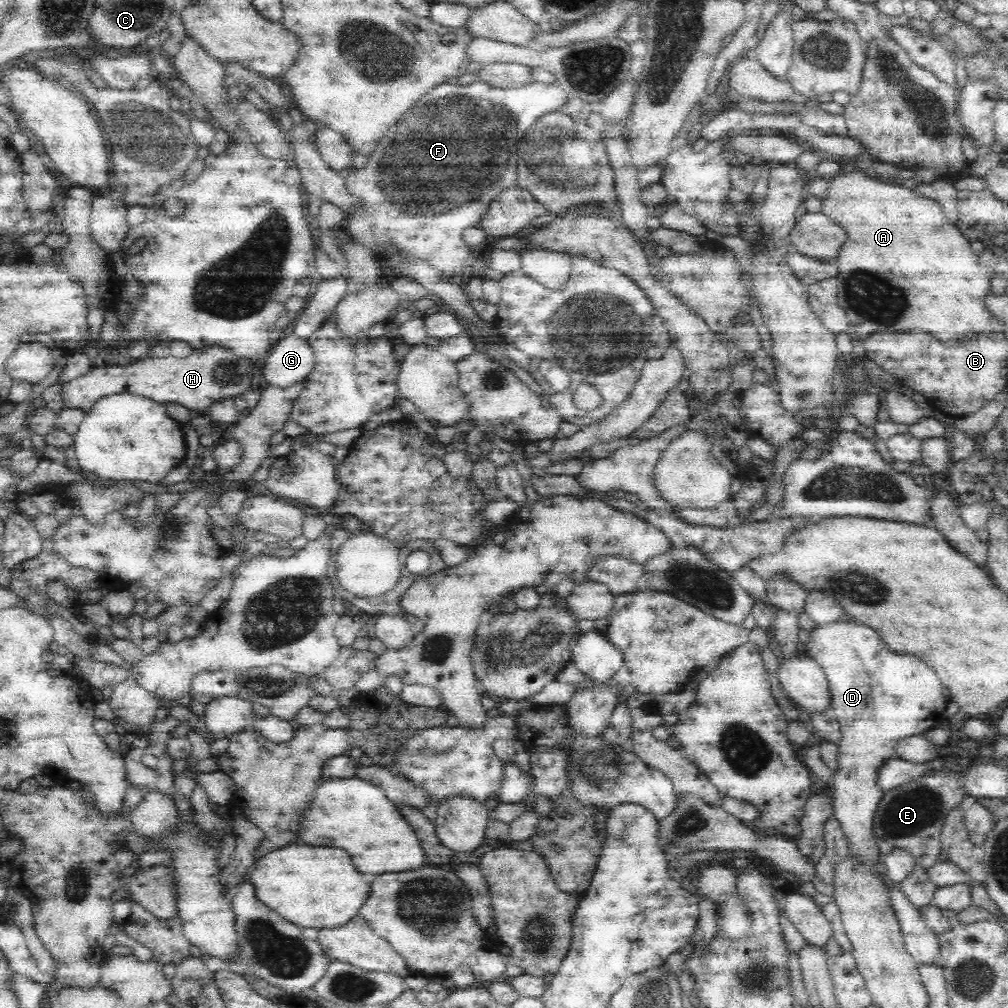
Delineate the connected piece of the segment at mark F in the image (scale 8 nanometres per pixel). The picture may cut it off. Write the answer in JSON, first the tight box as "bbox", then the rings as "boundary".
{"bbox":[345,80,568,280],"boundary":[[[480,80],[474,81],[474,84],[460,86],[460,84],[439,84],[432,91],[429,91],[420,102],[410,108],[410,112],[406,112],[398,124],[394,124],[394,128],[390,128],[388,132],[384,133],[382,140],[378,142],[376,150],[364,159],[357,163],[348,172],[345,178],[346,189],[356,196],[358,201],[364,203],[364,210],[354,216],[354,218],[345,218],[345,228],[356,241],[364,243],[366,247],[377,252],[384,245],[394,247],[394,251],[400,249],[406,255],[418,257],[418,259],[426,260],[436,269],[440,276],[447,280],[455,275],[462,274],[468,270],[472,262],[472,255],[467,244],[462,240],[462,234],[466,228],[476,227],[487,208],[508,188],[516,187],[515,180],[517,179],[517,142],[519,142],[525,132],[532,128],[542,116],[549,115],[550,112],[560,110],[562,106],[568,103],[568,94],[565,90],[560,88],[560,84],[548,84],[540,82],[530,82],[519,87],[512,87],[509,89],[496,88],[482,82]]]}

